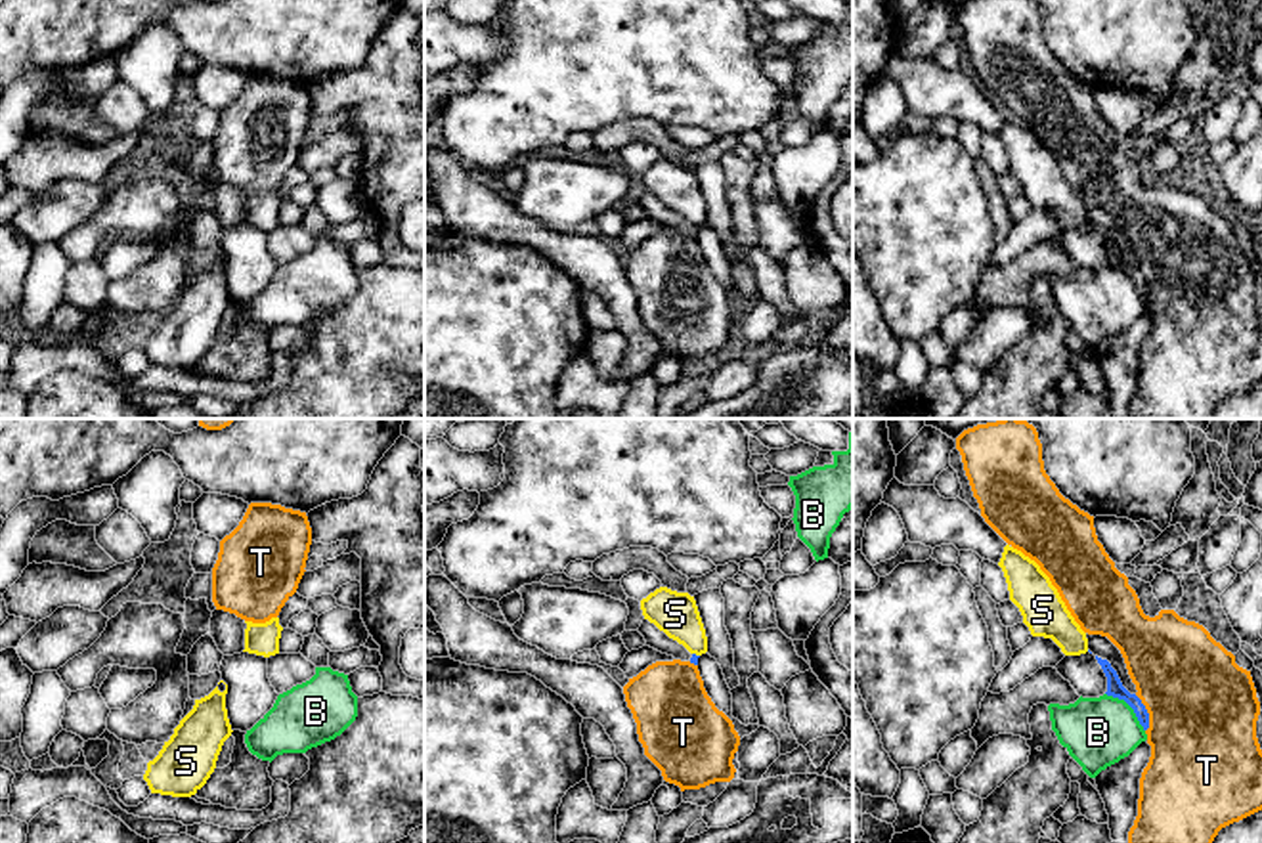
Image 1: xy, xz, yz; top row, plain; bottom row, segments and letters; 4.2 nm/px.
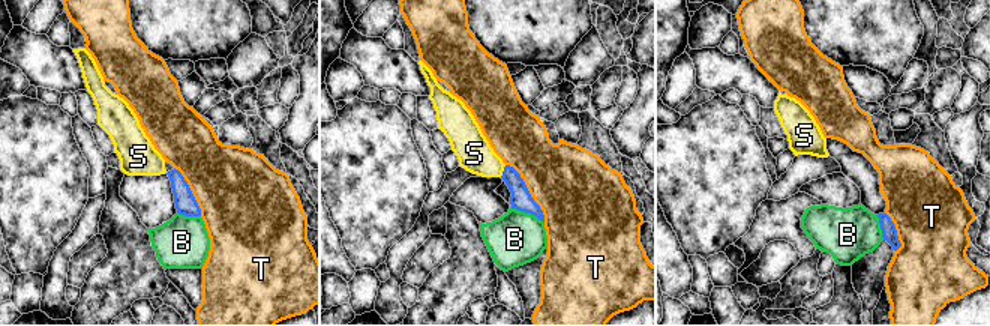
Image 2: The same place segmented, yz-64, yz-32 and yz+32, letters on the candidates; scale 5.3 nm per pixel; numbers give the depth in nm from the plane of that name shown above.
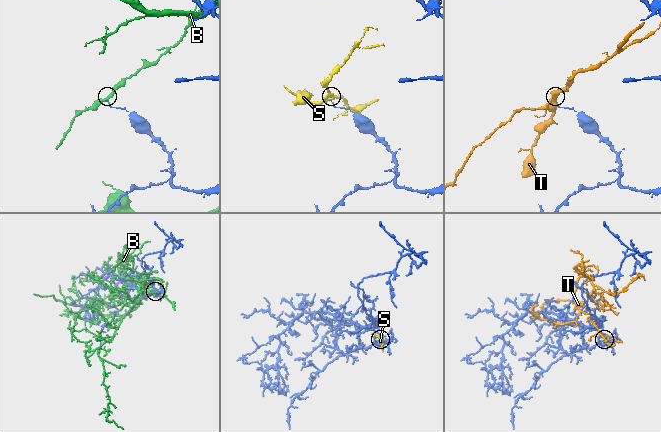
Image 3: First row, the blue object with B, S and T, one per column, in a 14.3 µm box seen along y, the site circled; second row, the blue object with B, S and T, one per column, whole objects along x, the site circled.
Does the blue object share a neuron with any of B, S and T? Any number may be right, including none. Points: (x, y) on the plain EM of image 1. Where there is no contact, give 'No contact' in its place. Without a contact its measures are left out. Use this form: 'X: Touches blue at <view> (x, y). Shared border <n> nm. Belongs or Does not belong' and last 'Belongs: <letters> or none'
B: Touches blue at yz (1131, 278). Shared border 240 nm. Does not belong
S: Touches blue at xz (695, 226). Shared border 40 nm. Does not belong
T: Touches blue at yz (1148, 285). Shared border 170 nm. Does not belong
Belongs: none

